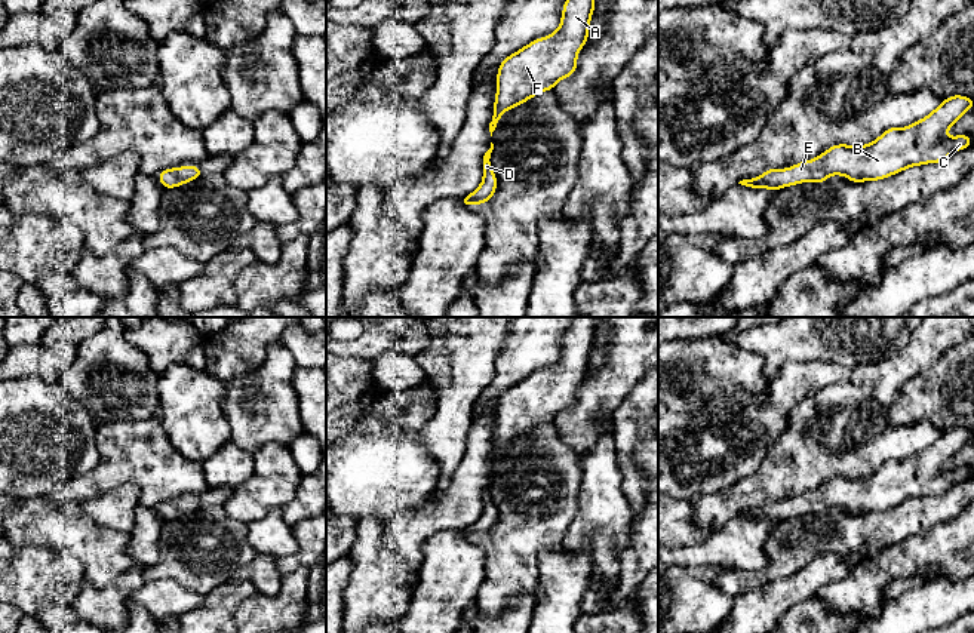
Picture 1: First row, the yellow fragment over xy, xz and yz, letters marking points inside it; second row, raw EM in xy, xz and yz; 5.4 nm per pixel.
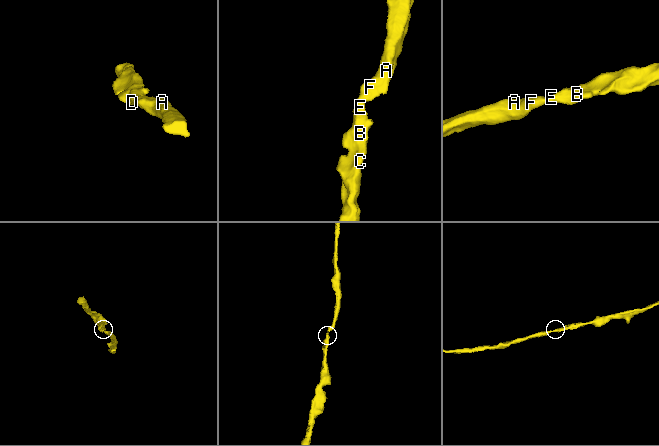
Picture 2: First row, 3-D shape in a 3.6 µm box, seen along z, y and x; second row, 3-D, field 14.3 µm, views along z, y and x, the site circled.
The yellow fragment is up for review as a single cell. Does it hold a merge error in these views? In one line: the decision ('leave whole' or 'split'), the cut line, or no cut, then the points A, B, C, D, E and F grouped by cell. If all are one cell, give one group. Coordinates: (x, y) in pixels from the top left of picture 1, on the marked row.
leave whole | no cut | A B C D E F

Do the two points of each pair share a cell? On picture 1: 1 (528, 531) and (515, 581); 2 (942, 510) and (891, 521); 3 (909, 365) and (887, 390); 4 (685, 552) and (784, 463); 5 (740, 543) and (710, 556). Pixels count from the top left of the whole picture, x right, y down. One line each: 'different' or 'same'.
1: same
2: same
3: same
4: different
5: same

